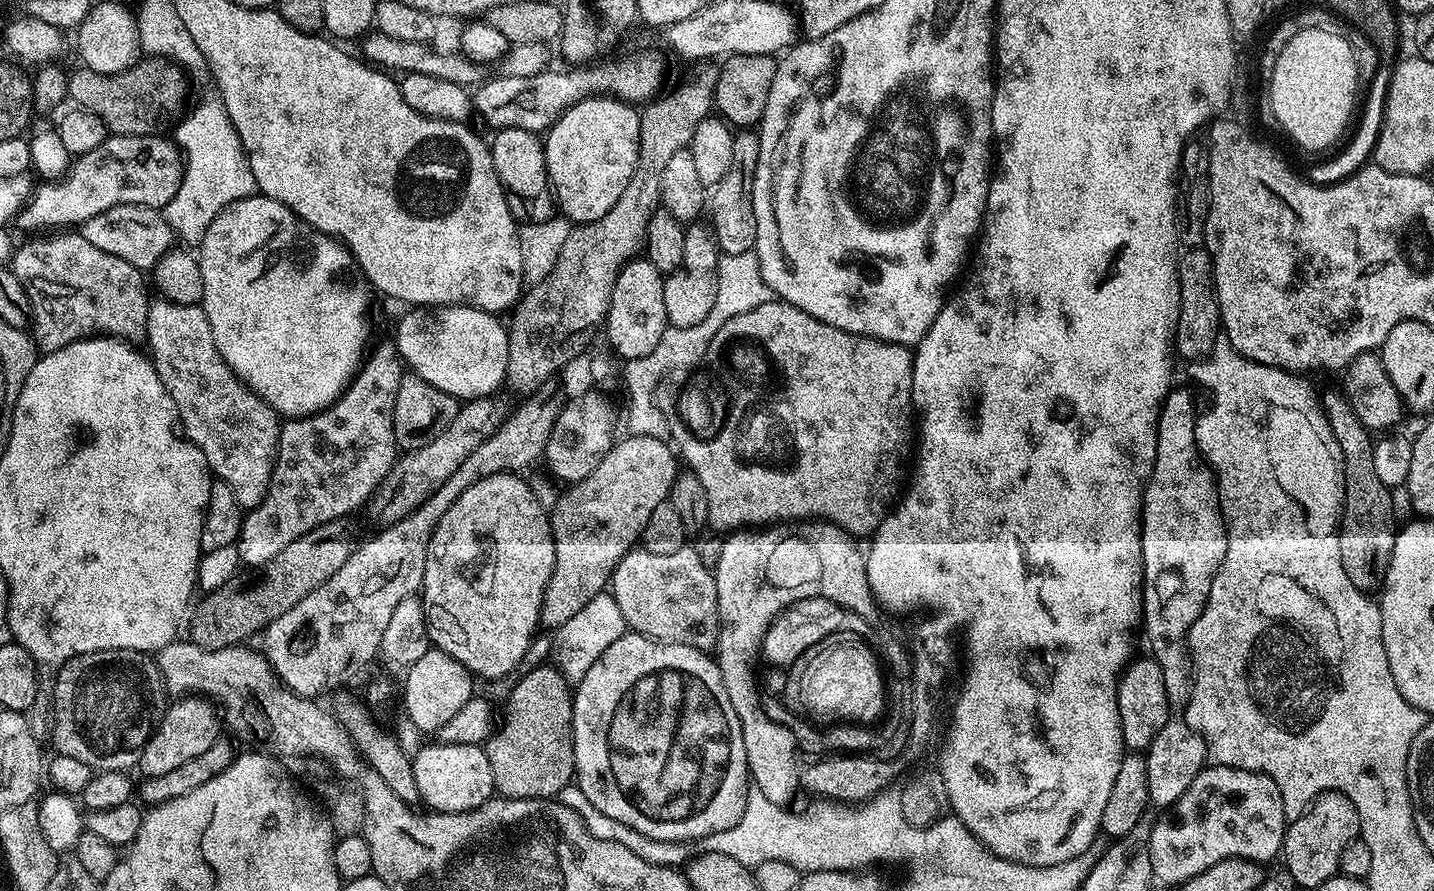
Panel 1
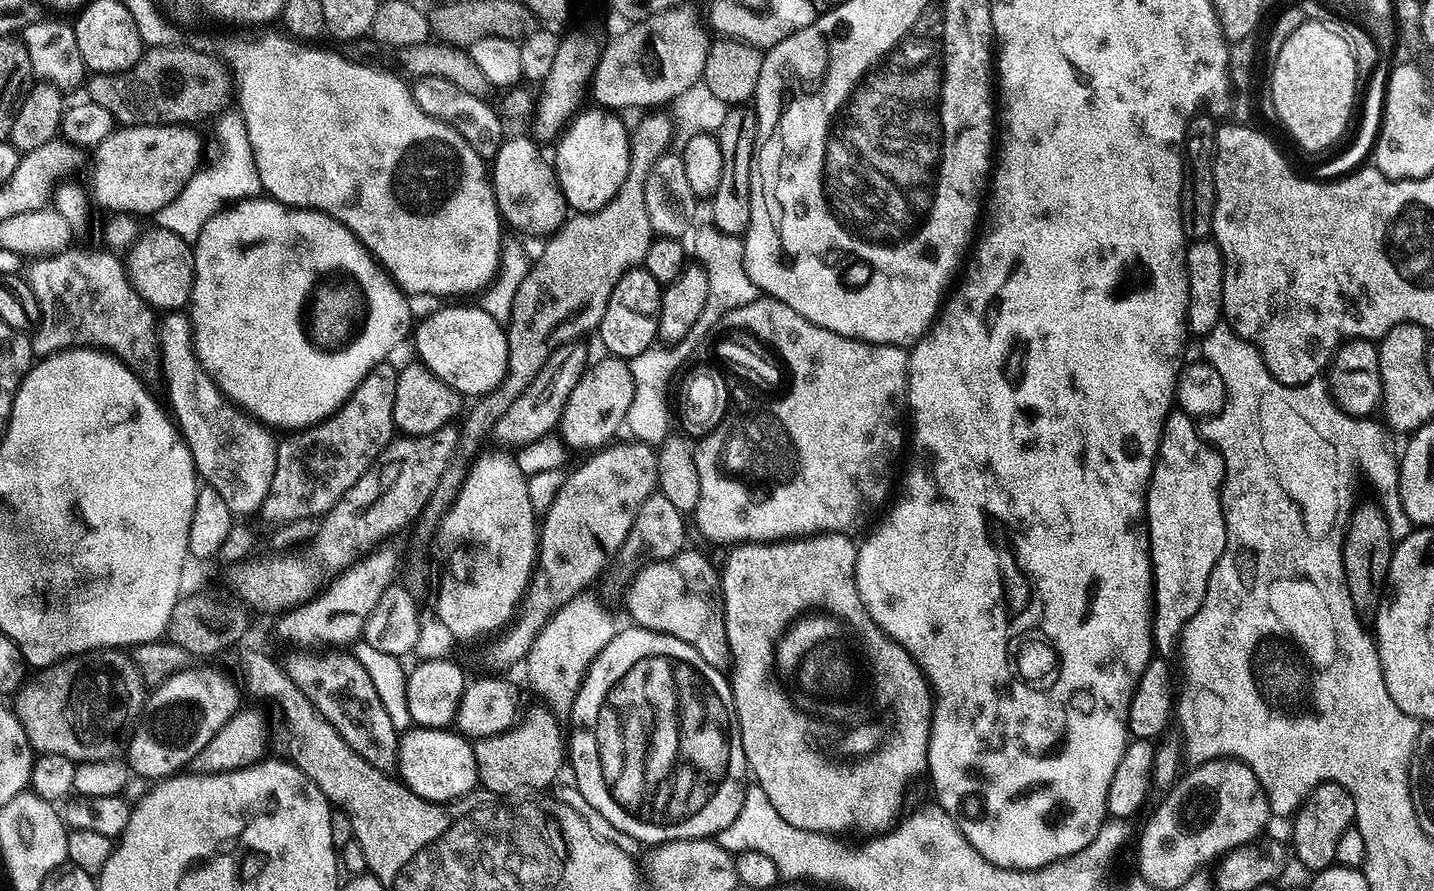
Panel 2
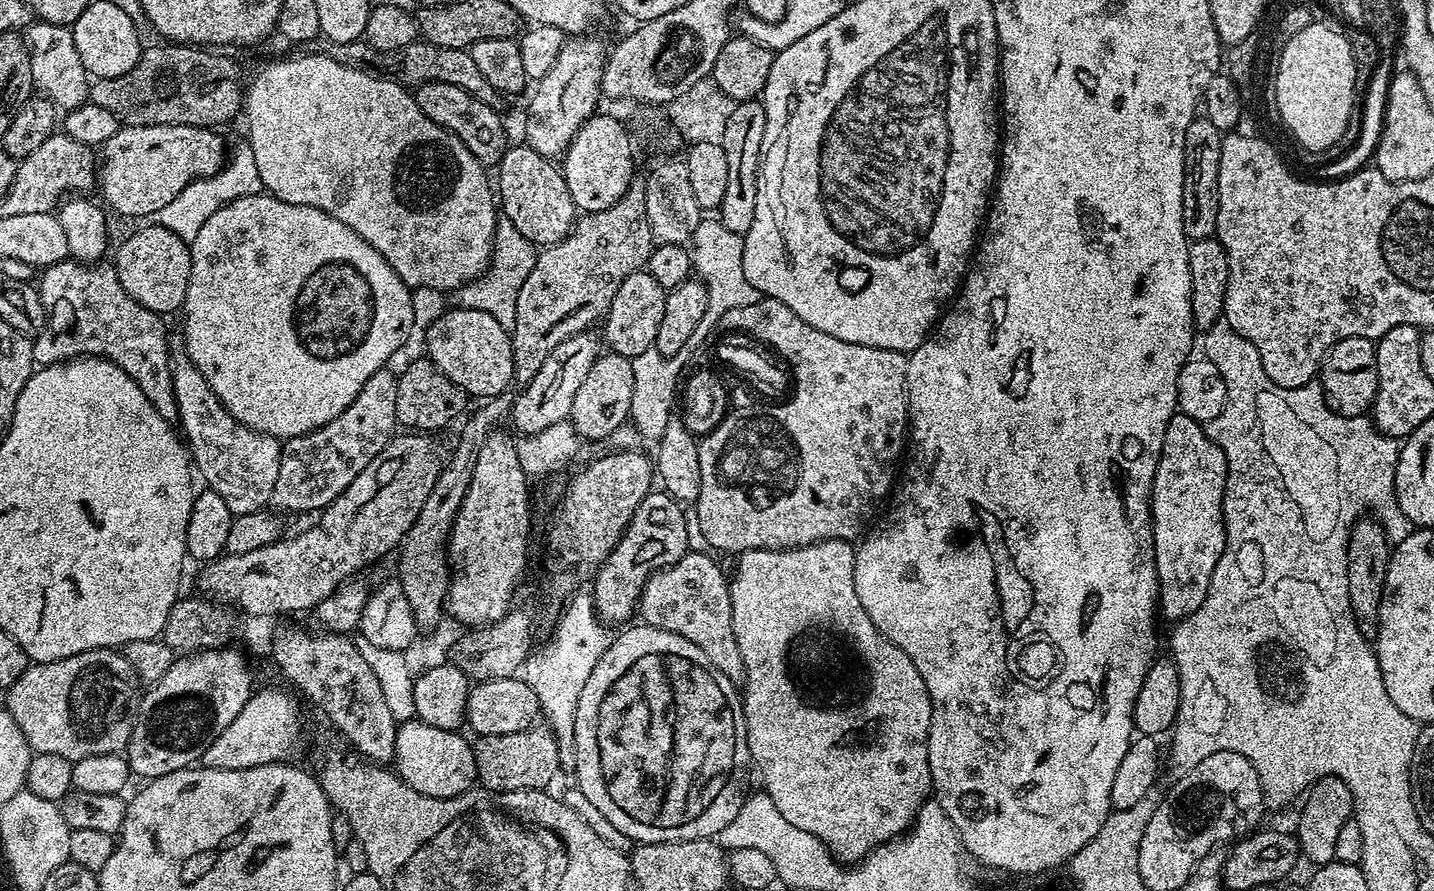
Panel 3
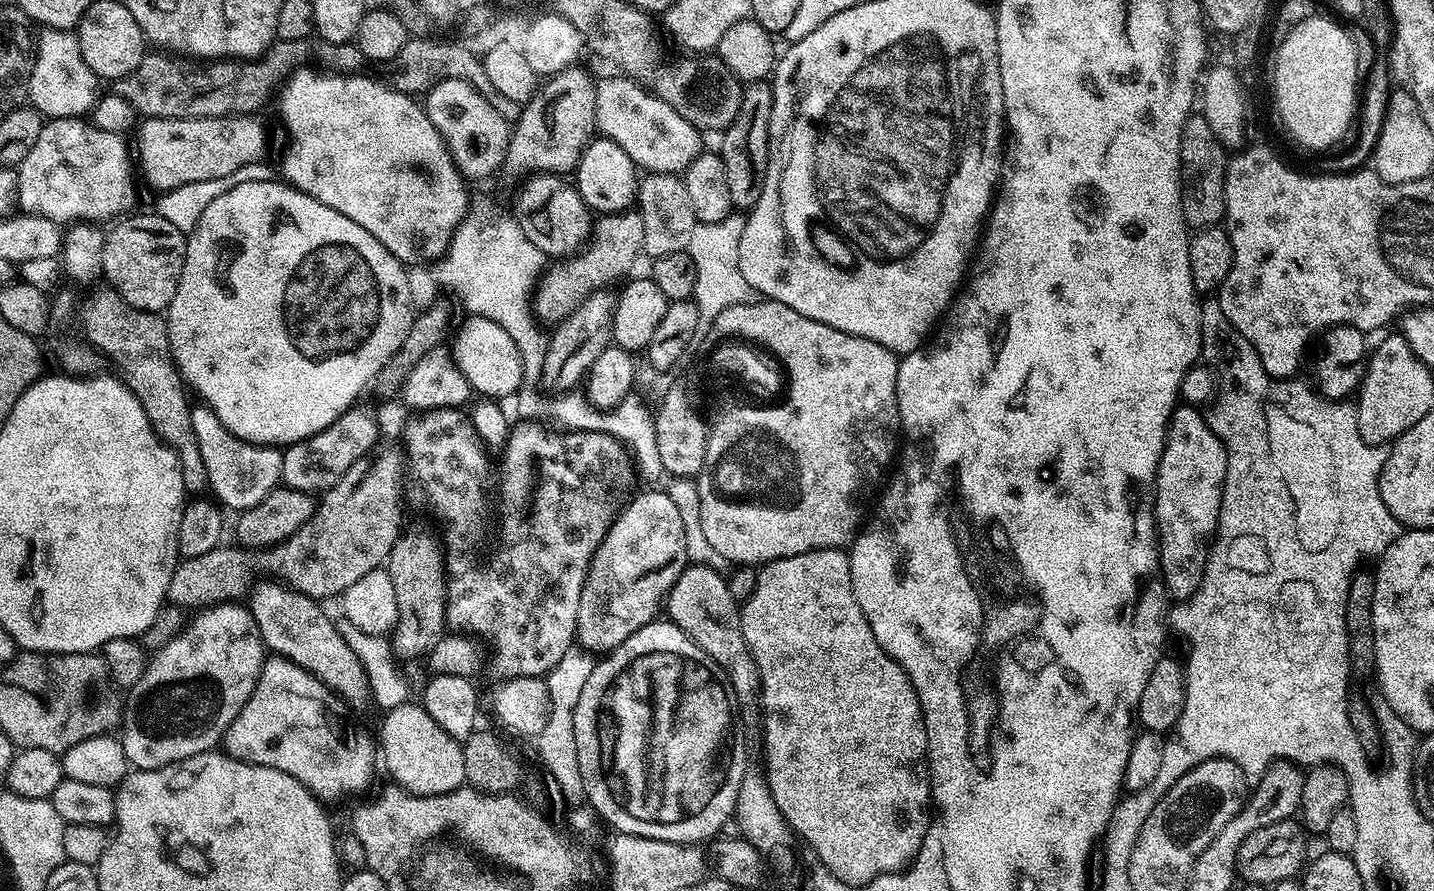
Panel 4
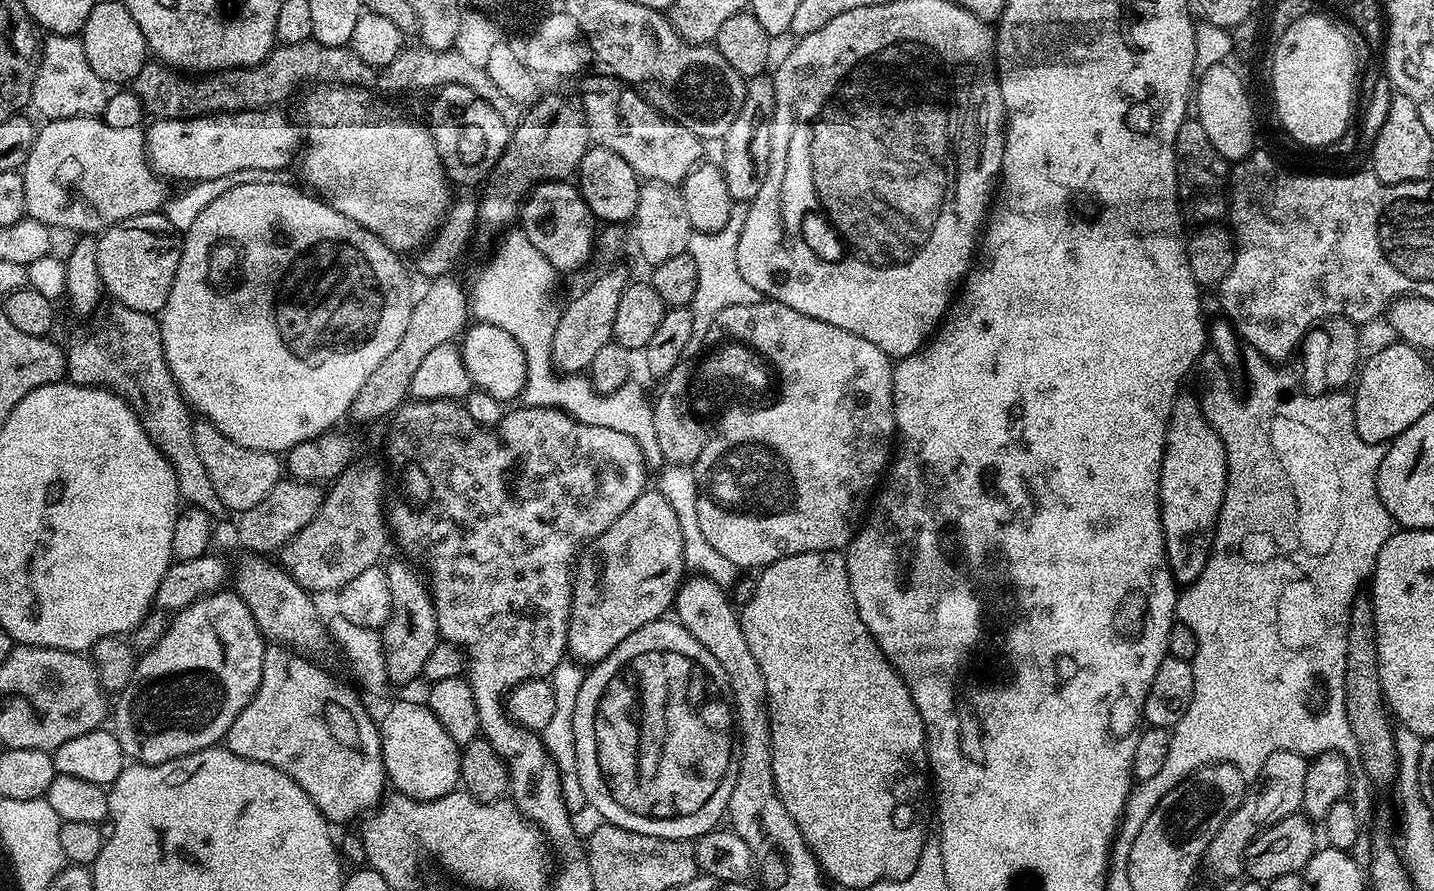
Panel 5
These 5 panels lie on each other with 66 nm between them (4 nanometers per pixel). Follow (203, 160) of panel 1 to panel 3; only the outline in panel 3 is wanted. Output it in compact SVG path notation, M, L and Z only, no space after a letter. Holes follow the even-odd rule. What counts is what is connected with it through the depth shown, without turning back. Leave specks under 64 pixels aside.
M240 142L233 152L231 149L224 167L219 172L215 172L213 176L206 176L202 180L195 180L190 186L186 186L186 190L182 190L182 194L178 194L174 202L170 202L165 208L156 212L154 220L155 223L166 226L166 230L174 230L178 238L190 242L198 238L198 230L202 230L206 218L210 218L214 210L226 206L231 200L243 196L255 196L261 188L258 165L254 162L252 147L246 142Z

